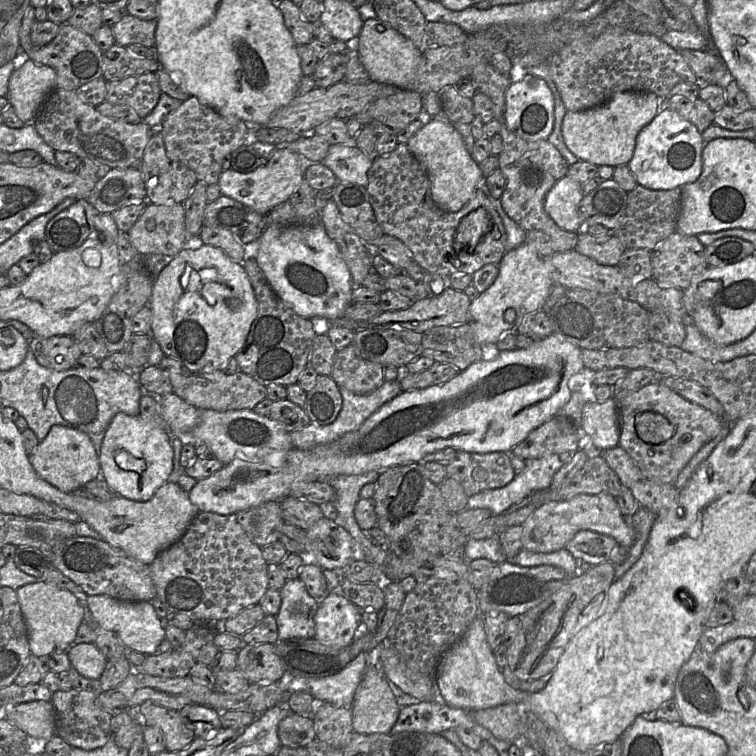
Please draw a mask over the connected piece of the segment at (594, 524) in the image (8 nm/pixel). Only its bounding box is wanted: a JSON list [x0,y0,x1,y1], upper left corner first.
[522,494,636,553]

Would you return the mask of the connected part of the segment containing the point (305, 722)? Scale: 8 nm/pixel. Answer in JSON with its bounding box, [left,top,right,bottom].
[278,713,316,748]

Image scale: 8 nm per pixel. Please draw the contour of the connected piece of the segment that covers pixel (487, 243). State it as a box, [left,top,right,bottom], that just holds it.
[367,143,506,276]

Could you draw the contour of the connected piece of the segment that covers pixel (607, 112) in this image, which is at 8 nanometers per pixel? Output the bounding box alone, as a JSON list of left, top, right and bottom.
[562,92,662,166]

